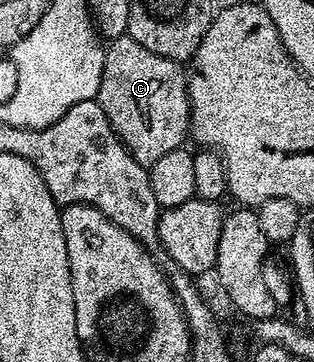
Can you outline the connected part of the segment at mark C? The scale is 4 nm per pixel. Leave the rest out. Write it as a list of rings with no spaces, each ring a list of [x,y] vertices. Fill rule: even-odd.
[[[127,34],[113,39],[104,50],[104,65],[102,66],[102,82],[98,86],[97,102],[102,106],[102,114],[106,114],[106,118],[110,122],[110,126],[116,132],[116,137],[124,143],[124,147],[128,149],[130,155],[134,158],[134,162],[138,162],[143,168],[149,169],[152,164],[162,158],[164,154],[169,154],[175,148],[181,147],[190,136],[190,117],[188,114],[188,76],[186,75],[177,61],[170,58],[162,58],[158,54],[154,54],[154,50],[146,50],[146,46],[138,46],[138,42],[134,42],[134,38]]]

